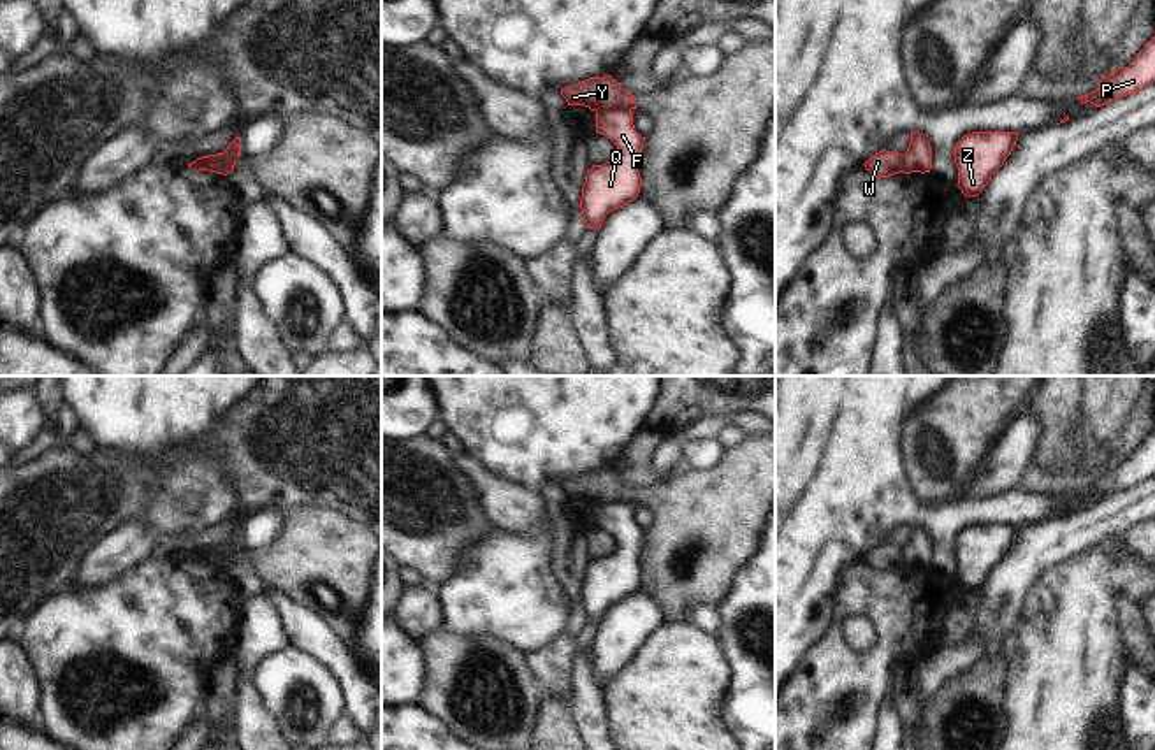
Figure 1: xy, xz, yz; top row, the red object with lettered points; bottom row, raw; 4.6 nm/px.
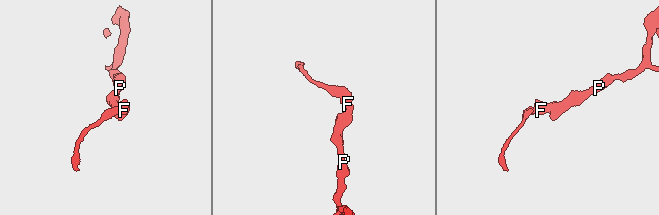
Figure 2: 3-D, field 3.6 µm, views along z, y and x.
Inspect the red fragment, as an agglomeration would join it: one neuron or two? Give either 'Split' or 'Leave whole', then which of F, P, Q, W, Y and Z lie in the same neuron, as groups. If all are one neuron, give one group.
Split. Groups: F P Q Z / W Y

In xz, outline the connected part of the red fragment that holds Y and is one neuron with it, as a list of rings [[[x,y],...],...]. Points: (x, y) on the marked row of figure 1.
[[[612,76],[589,77],[561,90],[568,105],[585,105],[591,111],[636,109],[635,95],[624,91]]]

